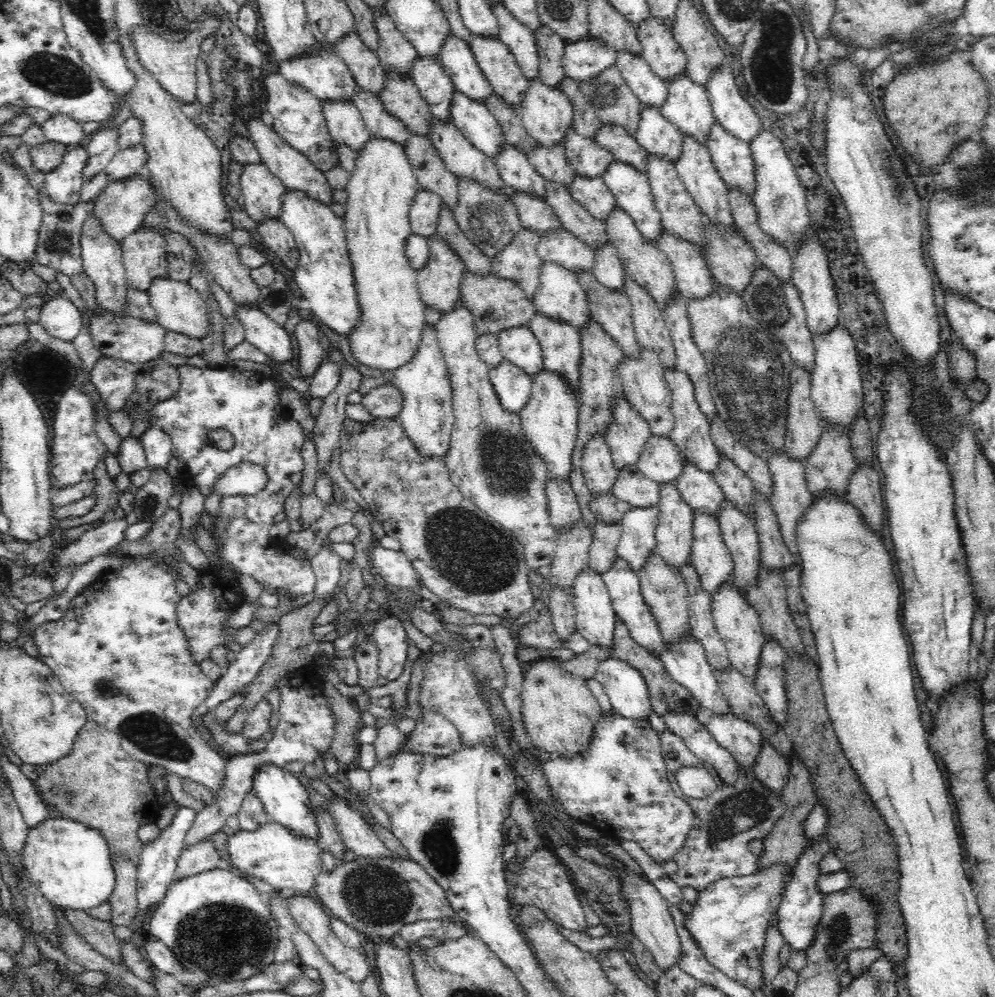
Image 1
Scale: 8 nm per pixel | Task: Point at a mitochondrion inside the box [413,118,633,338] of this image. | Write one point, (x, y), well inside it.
(483, 220)

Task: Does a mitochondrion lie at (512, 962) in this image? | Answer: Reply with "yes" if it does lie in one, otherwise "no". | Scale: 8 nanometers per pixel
no

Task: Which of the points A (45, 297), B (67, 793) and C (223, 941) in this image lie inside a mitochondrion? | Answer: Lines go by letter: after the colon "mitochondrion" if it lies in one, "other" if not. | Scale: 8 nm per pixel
A: other
B: mitochondrion
C: mitochondrion

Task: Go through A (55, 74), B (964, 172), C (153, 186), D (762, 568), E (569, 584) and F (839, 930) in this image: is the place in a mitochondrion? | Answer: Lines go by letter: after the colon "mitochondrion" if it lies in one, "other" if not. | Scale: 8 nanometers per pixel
A: mitochondrion
B: mitochondrion
C: other
D: other
E: other
F: mitochondrion

